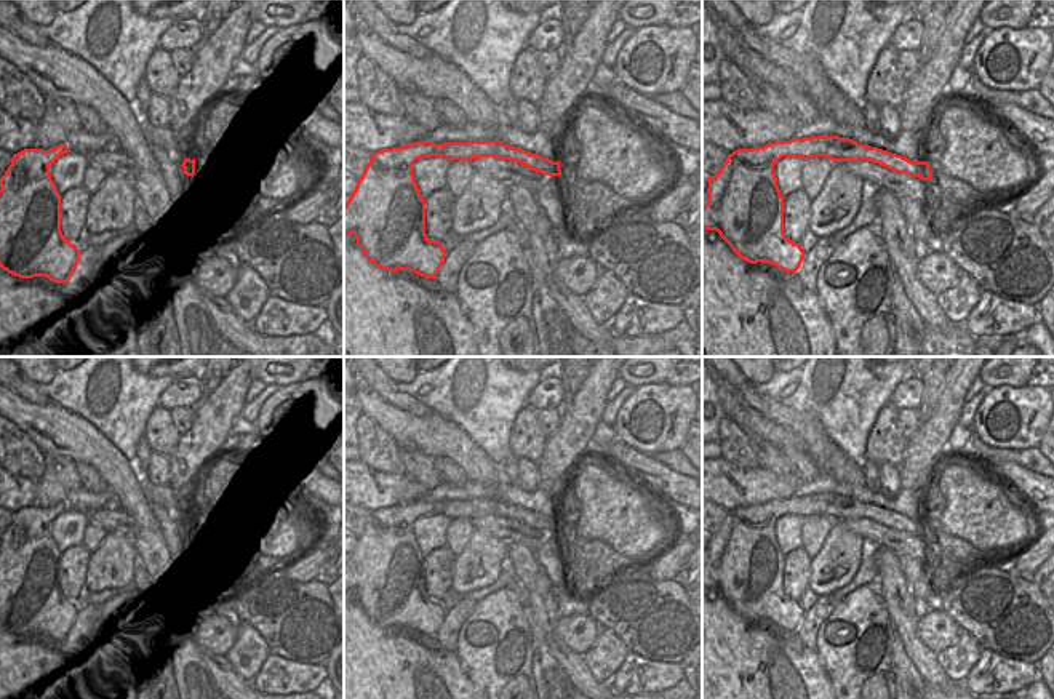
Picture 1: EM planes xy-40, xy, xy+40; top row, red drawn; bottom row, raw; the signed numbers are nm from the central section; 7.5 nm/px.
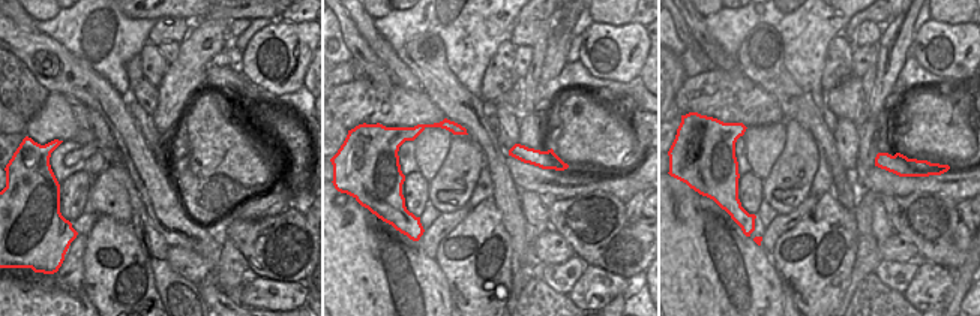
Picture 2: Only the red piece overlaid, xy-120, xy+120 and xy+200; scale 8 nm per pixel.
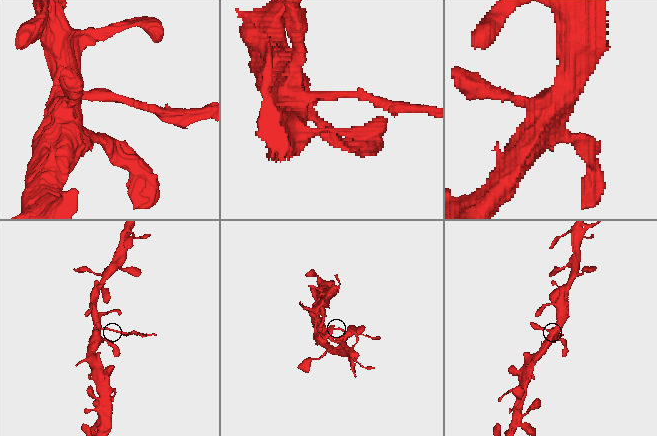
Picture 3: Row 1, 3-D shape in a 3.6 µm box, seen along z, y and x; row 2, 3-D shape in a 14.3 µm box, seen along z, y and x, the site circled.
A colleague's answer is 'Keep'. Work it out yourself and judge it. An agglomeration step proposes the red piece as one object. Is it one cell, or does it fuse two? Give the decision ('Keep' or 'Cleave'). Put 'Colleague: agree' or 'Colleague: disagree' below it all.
Cleave
Colleague: disagree

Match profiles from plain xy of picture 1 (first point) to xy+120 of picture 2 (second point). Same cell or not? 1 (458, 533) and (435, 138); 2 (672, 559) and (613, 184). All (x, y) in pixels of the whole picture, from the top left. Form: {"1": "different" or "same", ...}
{"1": "same", "2": "different"}

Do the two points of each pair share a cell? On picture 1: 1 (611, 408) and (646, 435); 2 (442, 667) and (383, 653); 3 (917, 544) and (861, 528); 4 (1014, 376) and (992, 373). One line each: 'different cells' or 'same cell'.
1: different cells
2: same cell
3: same cell
4: same cell

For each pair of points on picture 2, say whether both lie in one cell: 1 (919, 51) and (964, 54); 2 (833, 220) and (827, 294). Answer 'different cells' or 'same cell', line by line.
1: same cell
2: same cell

